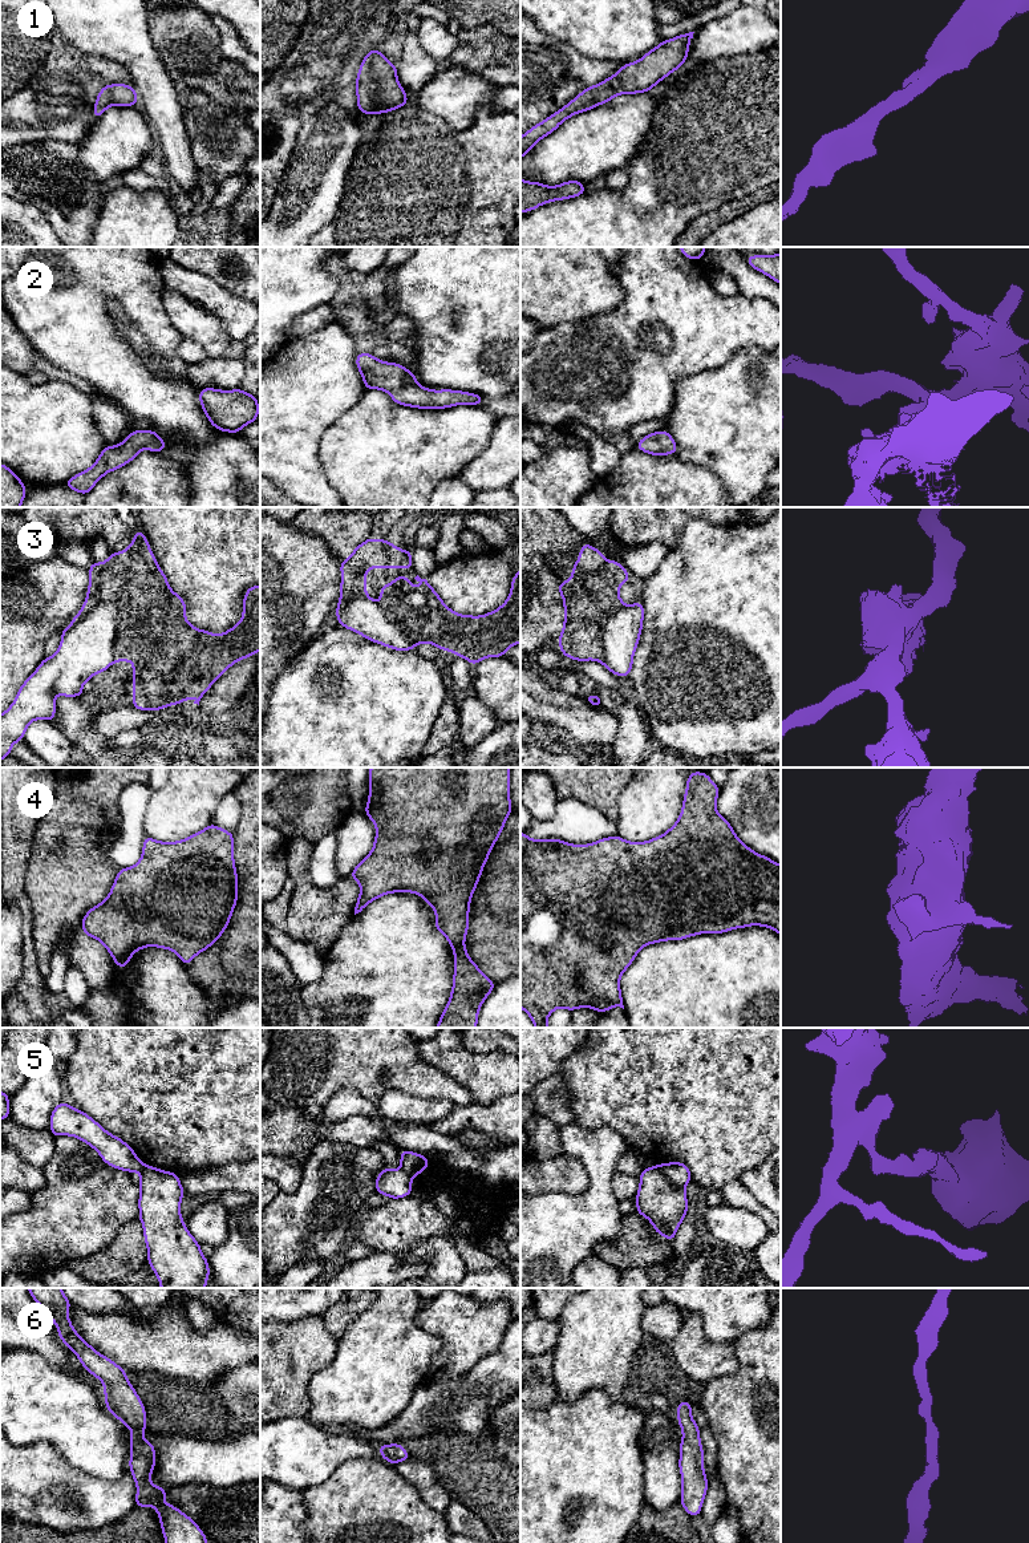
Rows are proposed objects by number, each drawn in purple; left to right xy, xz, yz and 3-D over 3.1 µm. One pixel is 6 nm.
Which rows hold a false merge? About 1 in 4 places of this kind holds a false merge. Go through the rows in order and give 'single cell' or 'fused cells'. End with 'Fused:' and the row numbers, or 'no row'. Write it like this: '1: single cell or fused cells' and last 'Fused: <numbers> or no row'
1: single cell
2: single cell
3: single cell
4: single cell
5: fused cells
6: single cell
Fused: 5

